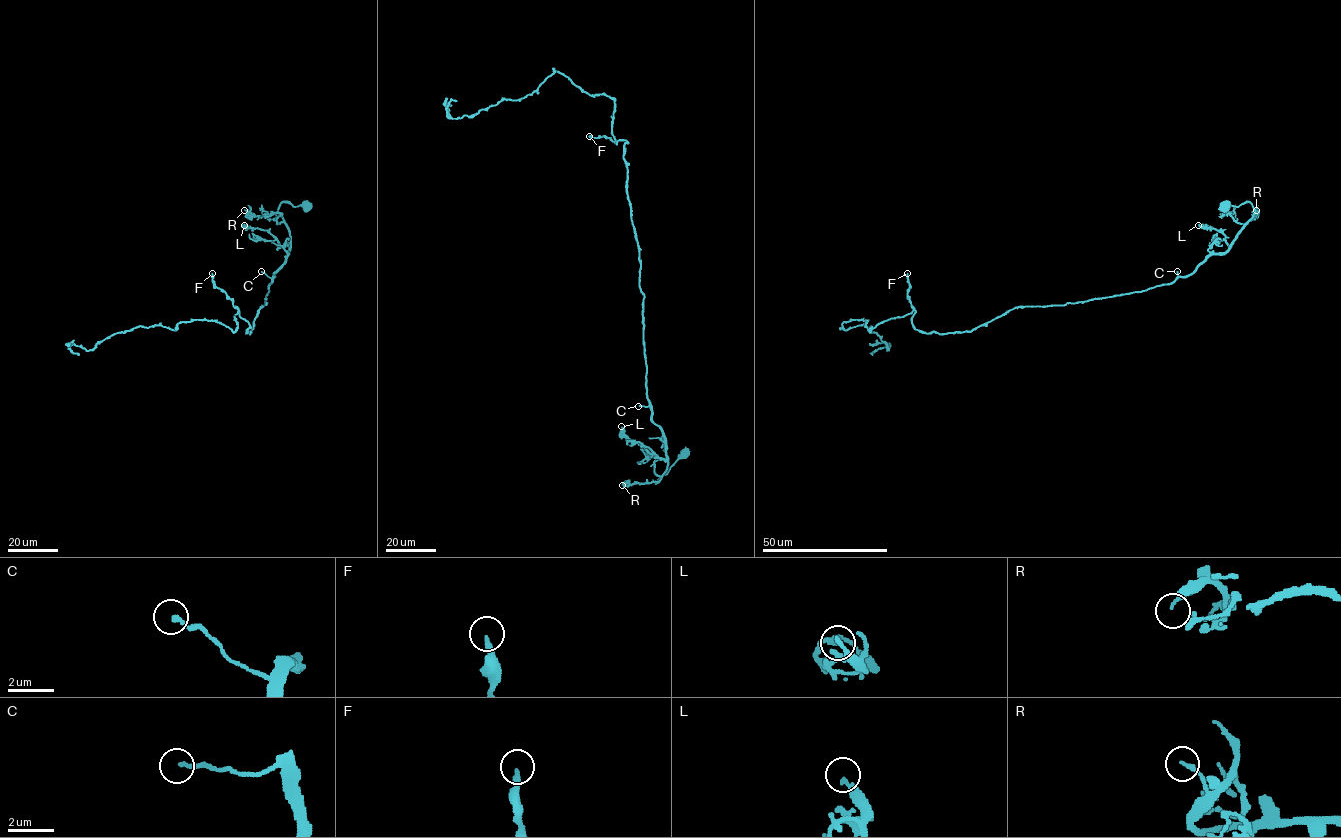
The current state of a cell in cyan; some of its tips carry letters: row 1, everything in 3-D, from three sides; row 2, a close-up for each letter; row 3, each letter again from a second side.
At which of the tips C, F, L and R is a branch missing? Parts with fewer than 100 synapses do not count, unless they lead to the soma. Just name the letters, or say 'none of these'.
F

